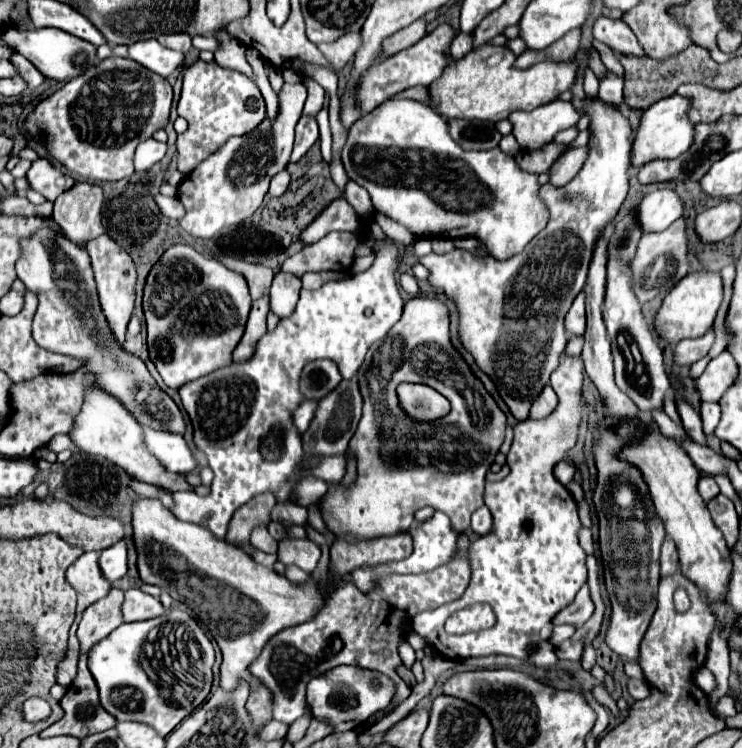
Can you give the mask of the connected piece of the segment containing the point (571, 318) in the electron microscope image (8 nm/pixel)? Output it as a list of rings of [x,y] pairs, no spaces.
[[[581,292],[571,310],[565,316],[565,324],[567,324],[567,332],[569,334],[583,334],[585,332],[585,292]]]

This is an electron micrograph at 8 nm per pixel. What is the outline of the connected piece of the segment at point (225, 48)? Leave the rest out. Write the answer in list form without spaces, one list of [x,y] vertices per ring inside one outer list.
[[[215,32],[215,38],[221,44],[219,50],[215,52],[215,62],[219,62],[223,68],[231,68],[245,74],[249,80],[255,82],[255,72],[245,60],[243,44],[239,44],[239,40],[235,40],[233,36],[227,36],[227,32]]]

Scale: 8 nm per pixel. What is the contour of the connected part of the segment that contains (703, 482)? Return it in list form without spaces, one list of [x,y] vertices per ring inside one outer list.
[[[711,474],[699,478],[699,494],[701,494],[701,498],[703,498],[705,502],[711,500],[711,498],[715,498],[715,496],[719,494],[719,486],[717,486],[717,482],[713,480]]]

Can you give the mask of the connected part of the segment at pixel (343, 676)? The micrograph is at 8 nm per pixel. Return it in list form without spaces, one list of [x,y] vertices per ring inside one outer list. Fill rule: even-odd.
[[[337,666],[307,684],[306,701],[311,706],[313,716],[321,722],[353,722],[355,726],[361,726],[371,716],[371,712],[387,708],[393,698],[393,690],[395,686],[391,680],[387,680],[387,676],[379,676],[377,672],[367,672],[357,666]],[[373,680],[377,680],[377,686],[373,686]]]

